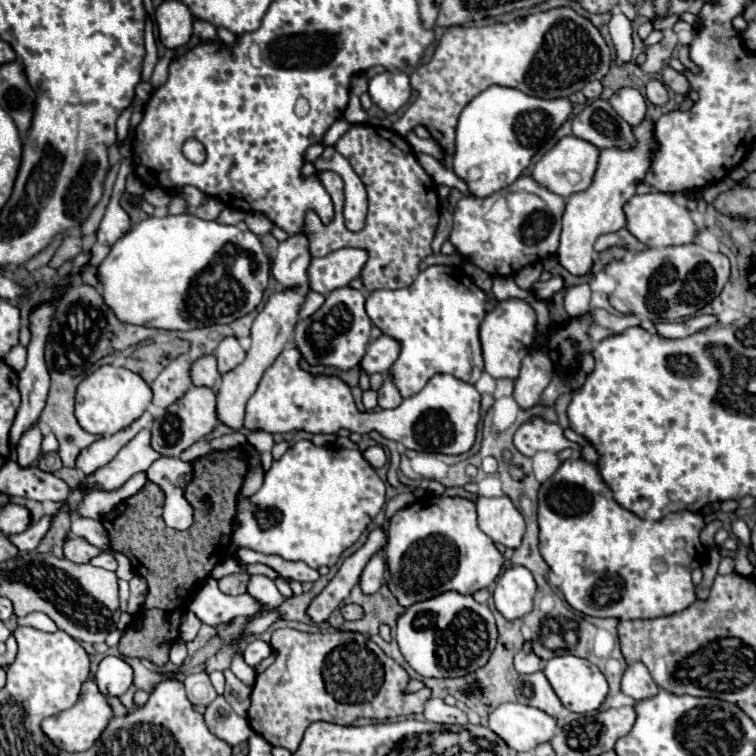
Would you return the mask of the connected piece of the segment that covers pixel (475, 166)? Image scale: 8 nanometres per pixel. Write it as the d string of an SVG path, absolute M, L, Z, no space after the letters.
M486 88L460 114L454 174L468 184L470 194L476 198L486 198L506 188L528 168L532 156L554 136L570 112L572 104L566 98L542 100L514 88Z

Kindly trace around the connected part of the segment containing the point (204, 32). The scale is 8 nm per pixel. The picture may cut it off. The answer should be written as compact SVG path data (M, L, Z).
M196 20L196 22L194 22L194 34L200 38L200 42L214 42L214 40L218 40L216 28L214 28L210 22Z

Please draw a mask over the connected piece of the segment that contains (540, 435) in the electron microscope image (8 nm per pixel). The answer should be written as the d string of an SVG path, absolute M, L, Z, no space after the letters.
M532 416L526 420L514 434L514 446L520 454L532 458L540 450L548 452L560 452L564 448L572 448L574 452L580 450L578 444L566 440L562 428L554 422L548 422L540 416Z

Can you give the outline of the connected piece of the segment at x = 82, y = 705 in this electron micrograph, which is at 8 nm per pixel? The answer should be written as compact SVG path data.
M88 678L82 688L80 688L80 696L78 696L78 702L56 714L56 716L50 716L46 720L42 720L40 724L40 730L44 732L44 736L48 736L48 740L52 740L52 744L56 744L60 750L68 750L68 752L84 752L88 750L96 740L98 736L102 734L102 730L108 726L108 722L112 720L112 708L108 706L108 700L100 694L96 682L92 678Z

